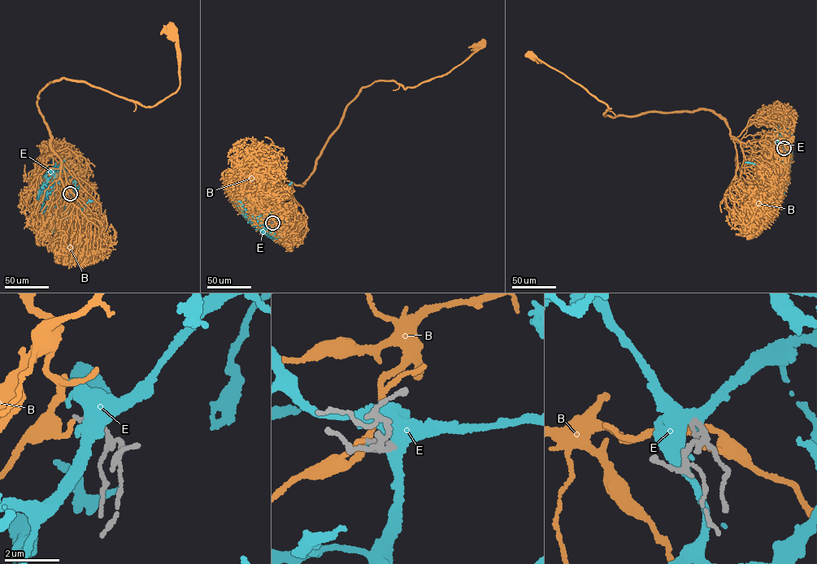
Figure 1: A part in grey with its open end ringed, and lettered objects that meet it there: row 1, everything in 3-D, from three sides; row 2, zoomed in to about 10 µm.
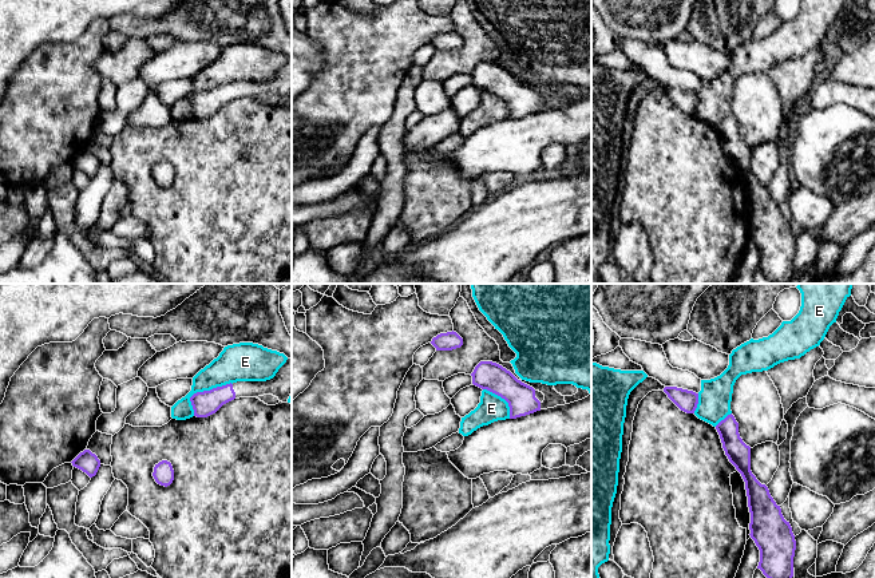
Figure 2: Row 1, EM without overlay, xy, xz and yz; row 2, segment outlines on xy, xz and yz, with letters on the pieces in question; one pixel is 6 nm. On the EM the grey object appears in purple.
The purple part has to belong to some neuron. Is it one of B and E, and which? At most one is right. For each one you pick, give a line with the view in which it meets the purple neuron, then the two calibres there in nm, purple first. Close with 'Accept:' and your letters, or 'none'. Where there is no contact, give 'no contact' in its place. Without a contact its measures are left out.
Accept: none

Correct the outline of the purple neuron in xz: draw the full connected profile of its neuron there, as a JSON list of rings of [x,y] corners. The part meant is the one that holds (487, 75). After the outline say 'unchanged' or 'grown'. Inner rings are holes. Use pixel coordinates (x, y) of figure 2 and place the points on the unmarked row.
[[[480,62],[471,76],[474,86],[492,92],[508,103],[510,119],[541,111],[545,95],[518,80],[502,66],[492,62]]] | grown

